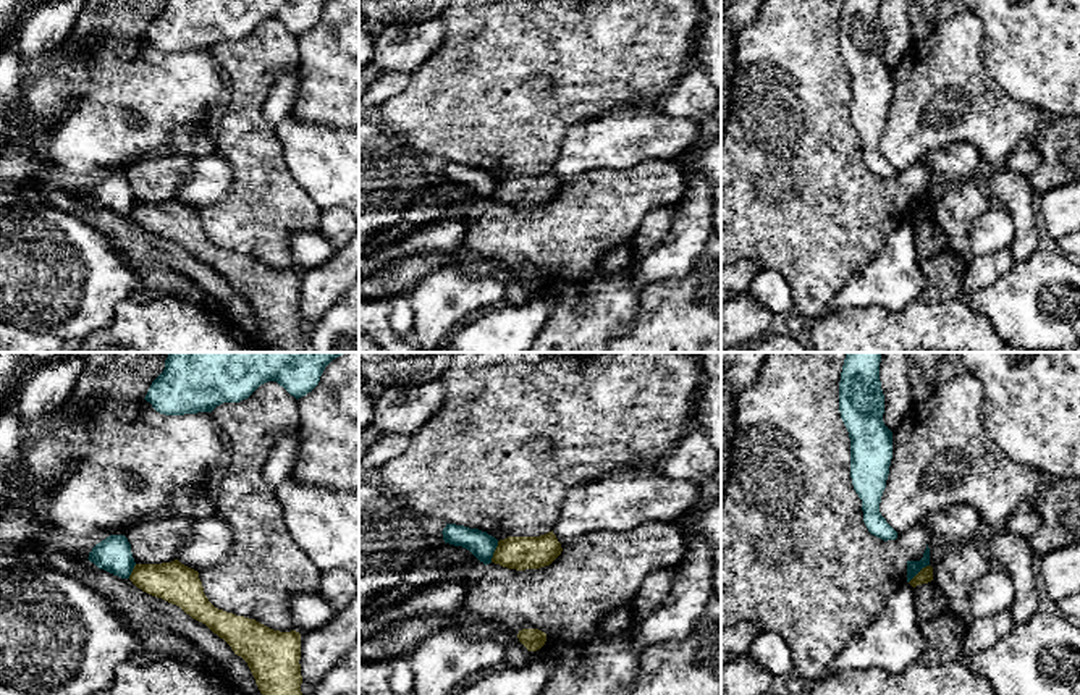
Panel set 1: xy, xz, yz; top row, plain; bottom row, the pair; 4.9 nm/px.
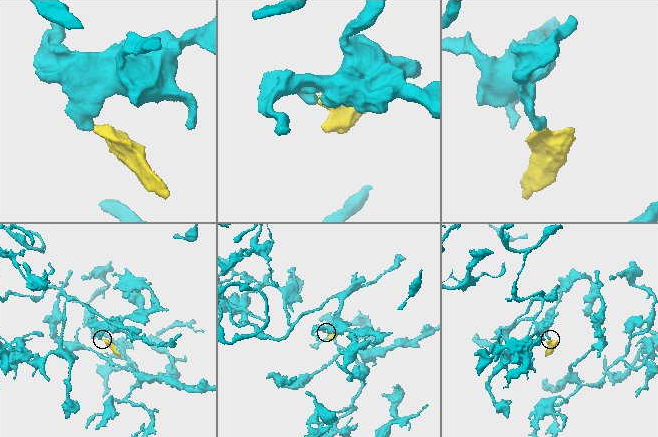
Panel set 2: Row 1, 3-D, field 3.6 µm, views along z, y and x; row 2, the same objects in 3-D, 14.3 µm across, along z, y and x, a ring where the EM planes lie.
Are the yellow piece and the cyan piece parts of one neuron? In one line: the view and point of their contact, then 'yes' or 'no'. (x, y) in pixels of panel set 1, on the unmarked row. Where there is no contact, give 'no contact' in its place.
meets yellow in xz at (495, 189); no

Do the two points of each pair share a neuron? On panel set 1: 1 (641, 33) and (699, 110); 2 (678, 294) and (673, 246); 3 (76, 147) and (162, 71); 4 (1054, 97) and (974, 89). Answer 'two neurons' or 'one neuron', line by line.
1: two neurons
2: two neurons
3: one neuron
4: two neurons

